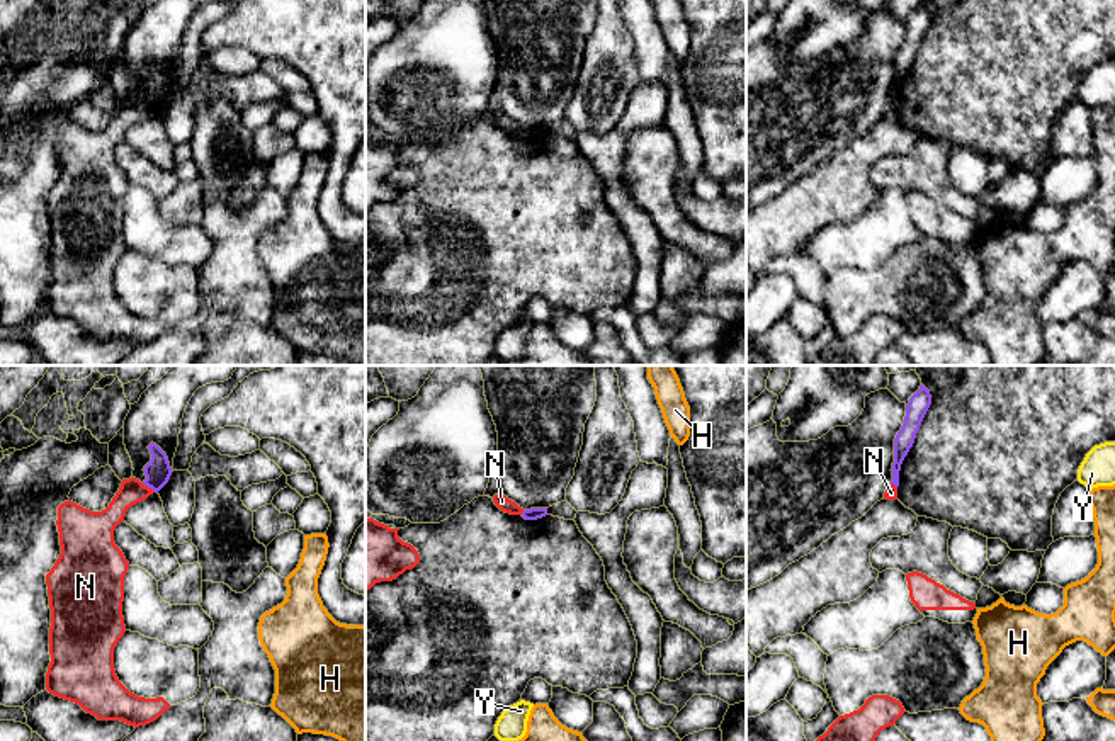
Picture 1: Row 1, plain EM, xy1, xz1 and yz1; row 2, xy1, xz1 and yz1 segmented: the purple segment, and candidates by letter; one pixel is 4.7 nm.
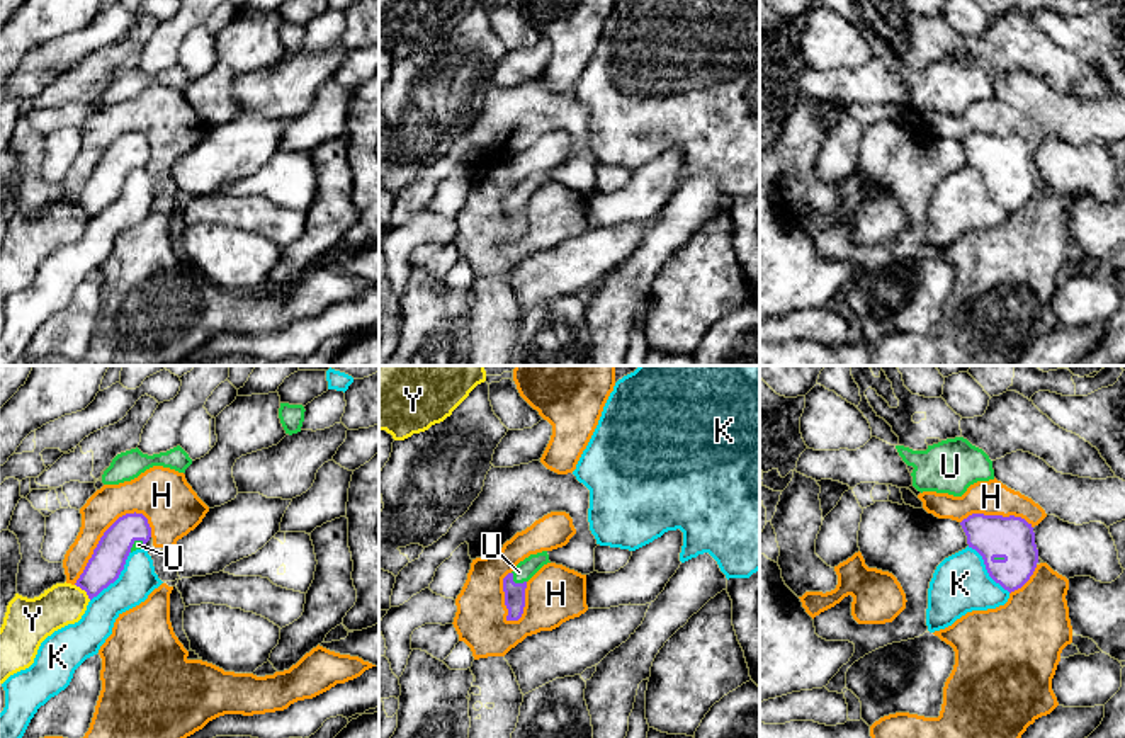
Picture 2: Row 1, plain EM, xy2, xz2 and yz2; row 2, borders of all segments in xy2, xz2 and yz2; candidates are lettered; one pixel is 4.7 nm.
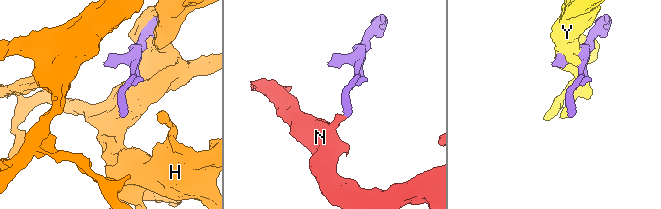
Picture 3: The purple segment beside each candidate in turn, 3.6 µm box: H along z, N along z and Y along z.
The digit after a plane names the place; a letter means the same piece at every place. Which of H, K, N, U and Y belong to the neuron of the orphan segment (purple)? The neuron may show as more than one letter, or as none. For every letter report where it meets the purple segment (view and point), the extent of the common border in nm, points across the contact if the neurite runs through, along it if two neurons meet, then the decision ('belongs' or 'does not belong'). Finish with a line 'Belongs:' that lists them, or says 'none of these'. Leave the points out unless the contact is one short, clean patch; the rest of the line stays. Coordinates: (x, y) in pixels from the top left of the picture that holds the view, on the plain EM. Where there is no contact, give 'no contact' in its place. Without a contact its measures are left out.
H: contact xy2 (102, 155); length 480 nm; does not belong
K: contact xy2 (116, 198); length 300 nm; does not belong
N: contact xy1 (148, 106); length 80 nm; border xy1 (141, 102), (155, 111); does not belong
U: contact xz2 (514, 201); length 90 nm; way xz2 (514, 211), (514, 201), (529, 186); belongs
Y: contact xy2 (84, 208); length 110 nm; does not belong
Belongs: U

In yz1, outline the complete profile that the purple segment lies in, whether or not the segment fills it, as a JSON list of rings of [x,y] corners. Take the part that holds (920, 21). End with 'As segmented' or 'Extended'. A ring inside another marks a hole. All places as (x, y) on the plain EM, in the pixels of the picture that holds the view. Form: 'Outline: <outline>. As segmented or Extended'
Outline: [[[921,3],[920,8],[909,17],[906,24],[906,36],[901,49],[894,58],[894,82],[892,82],[892,100],[896,107],[899,105],[899,90],[904,76],[914,63],[920,44],[931,24],[930,10]]]. As segmented

